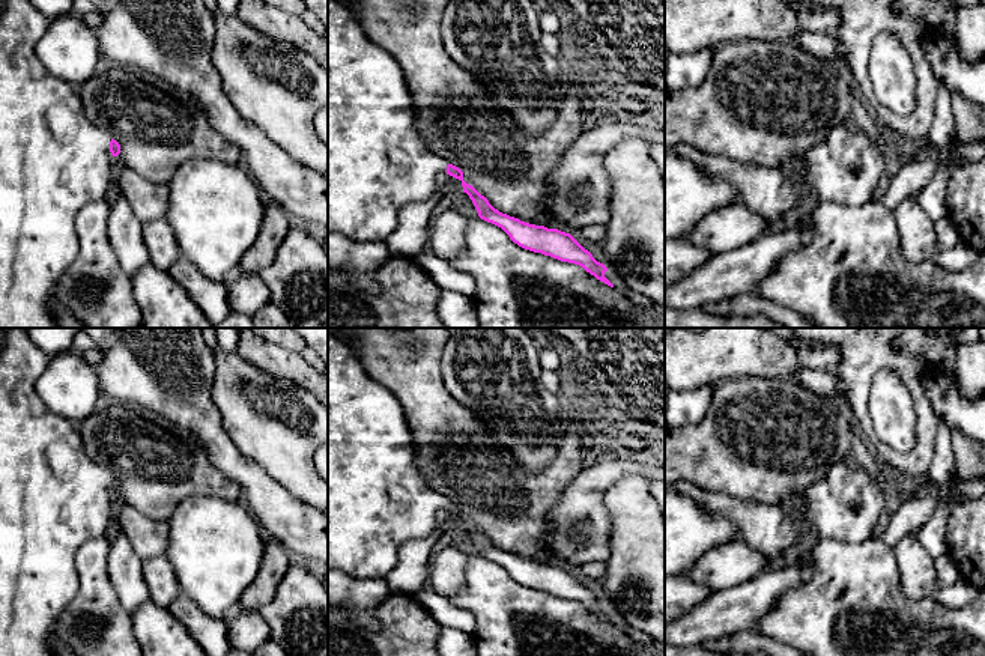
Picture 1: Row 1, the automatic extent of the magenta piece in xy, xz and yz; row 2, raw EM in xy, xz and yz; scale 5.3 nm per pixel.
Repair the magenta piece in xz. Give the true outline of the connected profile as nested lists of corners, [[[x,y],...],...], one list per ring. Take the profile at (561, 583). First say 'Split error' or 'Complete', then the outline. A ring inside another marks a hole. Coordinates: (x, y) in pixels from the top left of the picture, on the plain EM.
Split error. [[[328,333],[328,570],[355,578],[385,578],[397,563],[399,548],[435,533],[444,510],[459,516],[478,554],[501,564],[514,581],[579,602],[614,624],[605,614],[608,605],[570,570],[499,549],[463,518],[459,504],[429,487],[417,469],[417,451],[400,402],[362,369],[341,339]]]

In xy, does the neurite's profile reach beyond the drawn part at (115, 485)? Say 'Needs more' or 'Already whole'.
Needs more

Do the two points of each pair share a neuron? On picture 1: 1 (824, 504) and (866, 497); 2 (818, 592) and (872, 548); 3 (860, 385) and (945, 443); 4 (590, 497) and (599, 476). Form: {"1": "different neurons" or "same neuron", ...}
{"1": "same neuron", "2": "same neuron", "3": "different neurons", "4": "same neuron"}

